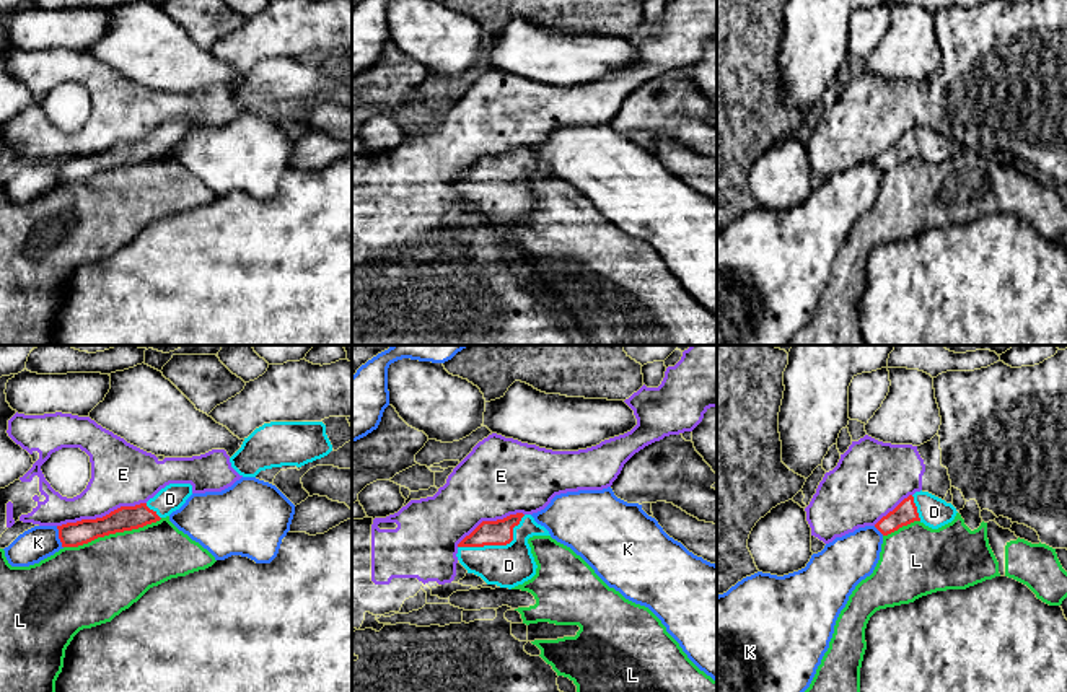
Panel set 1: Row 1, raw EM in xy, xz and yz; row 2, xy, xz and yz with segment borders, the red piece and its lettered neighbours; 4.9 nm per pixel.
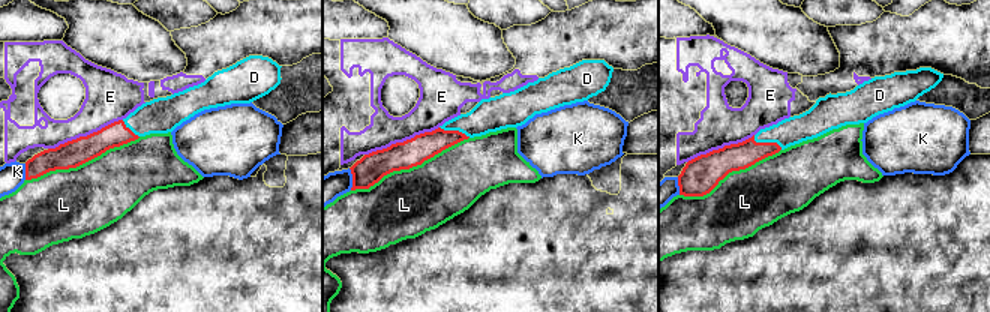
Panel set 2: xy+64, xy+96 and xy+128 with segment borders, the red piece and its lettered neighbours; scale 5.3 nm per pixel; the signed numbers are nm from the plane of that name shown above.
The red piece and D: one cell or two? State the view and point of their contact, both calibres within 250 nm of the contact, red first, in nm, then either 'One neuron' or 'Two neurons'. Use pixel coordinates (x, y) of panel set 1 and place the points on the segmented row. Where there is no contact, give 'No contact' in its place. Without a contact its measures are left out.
Touches red at xz (497, 544). Thickness 130 nm (red) against 220 nm. One neuron

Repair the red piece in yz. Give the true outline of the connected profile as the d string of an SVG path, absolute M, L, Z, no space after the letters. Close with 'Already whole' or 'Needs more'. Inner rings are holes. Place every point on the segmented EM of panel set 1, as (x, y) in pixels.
M920 490L904 498L893 511L883 516L875 528L883 536L888 536L914 521L920 521L932 529L938 529L951 523L956 513L958 511L951 503Z. Needs more

